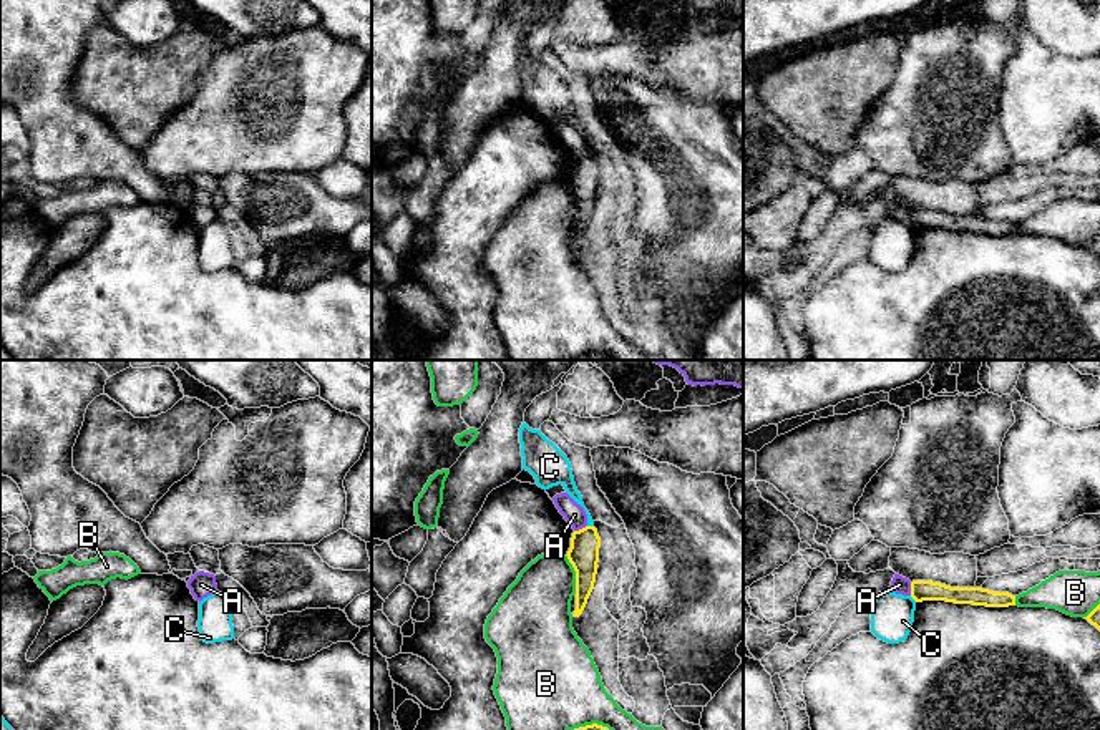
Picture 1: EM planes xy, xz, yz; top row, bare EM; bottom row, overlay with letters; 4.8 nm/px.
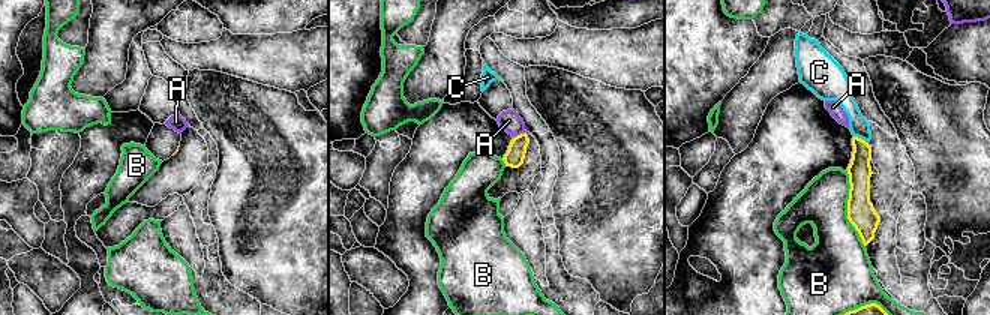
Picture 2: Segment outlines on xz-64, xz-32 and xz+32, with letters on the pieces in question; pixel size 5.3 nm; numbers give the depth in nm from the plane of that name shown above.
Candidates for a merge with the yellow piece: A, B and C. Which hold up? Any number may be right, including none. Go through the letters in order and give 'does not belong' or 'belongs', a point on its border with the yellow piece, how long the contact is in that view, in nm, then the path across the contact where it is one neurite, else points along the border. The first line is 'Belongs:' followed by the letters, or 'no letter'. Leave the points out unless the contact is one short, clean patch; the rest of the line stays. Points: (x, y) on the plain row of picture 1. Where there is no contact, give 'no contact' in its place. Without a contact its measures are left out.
Belongs: no letter
A: does not belong; meets yellow in xz at (579, 158); contact 70 nm long; border along xz (586, 153), (574, 160)
B: does not belong; meets yellow in xz at (576, 203); contact 200 nm long
C: does not belong; meets yellow in xz at (591, 155); contact 30 nm long; border along xz (588, 153), (593, 155)

